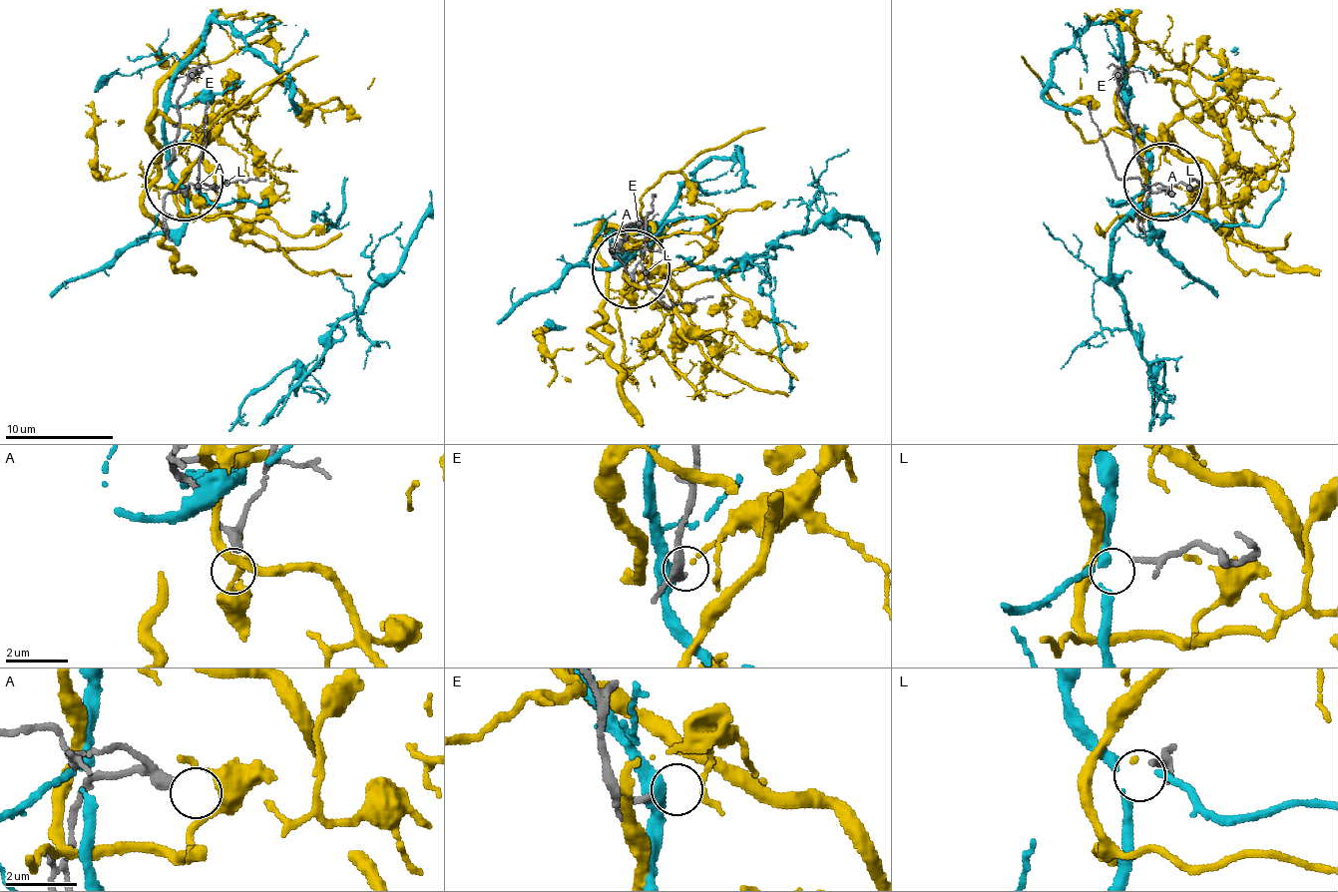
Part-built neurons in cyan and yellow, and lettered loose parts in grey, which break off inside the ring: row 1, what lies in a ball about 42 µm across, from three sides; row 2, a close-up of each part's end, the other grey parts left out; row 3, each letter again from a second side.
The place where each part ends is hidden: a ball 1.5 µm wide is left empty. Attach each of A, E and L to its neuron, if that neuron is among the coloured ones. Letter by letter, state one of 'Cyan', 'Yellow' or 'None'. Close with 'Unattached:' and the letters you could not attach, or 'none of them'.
A: None
E: None
L: Cyan
Unattached: A, E

